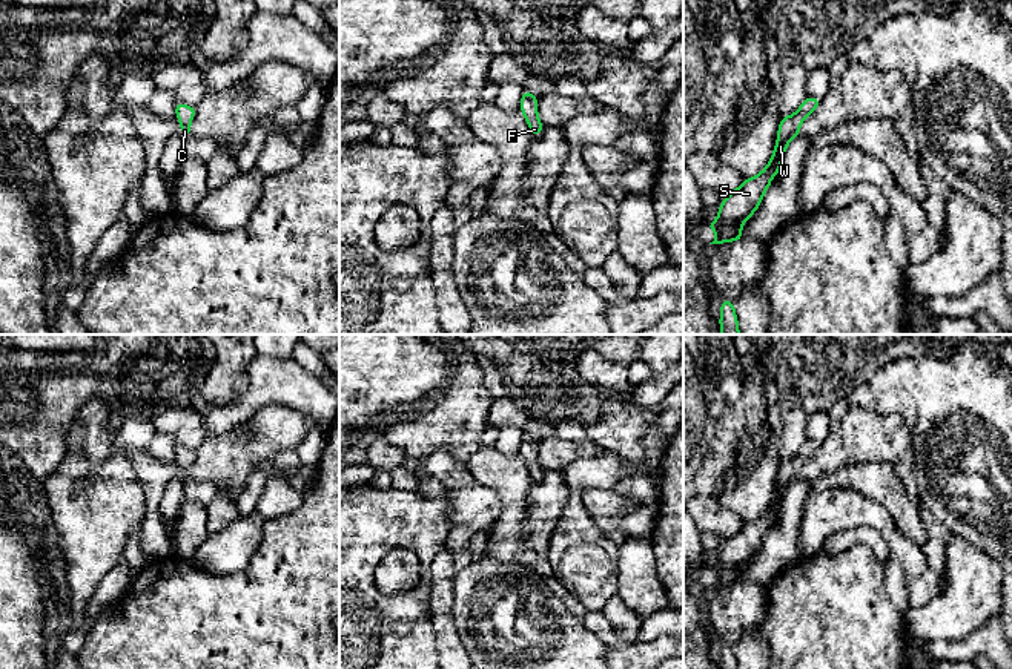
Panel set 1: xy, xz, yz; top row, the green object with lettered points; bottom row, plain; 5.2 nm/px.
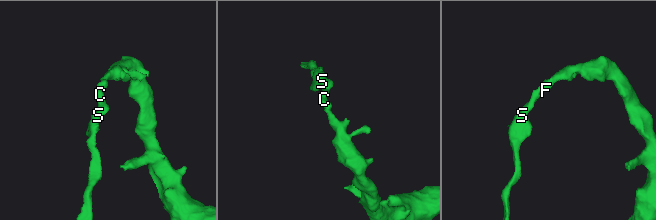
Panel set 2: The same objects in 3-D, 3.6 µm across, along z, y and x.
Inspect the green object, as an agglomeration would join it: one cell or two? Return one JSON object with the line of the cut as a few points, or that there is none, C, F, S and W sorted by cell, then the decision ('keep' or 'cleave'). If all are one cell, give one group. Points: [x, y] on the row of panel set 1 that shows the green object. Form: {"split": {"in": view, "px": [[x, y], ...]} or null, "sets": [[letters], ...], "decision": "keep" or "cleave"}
{"split": null, "sets": [["C", "F", "S", "W"]], "decision": "keep"}

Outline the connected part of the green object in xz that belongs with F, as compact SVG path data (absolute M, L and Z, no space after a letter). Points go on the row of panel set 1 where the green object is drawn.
M522 91L522 98L519 106L533 137L541 135L541 132L544 130L544 124L539 121L537 117L537 98L539 97L533 95L531 92Z

